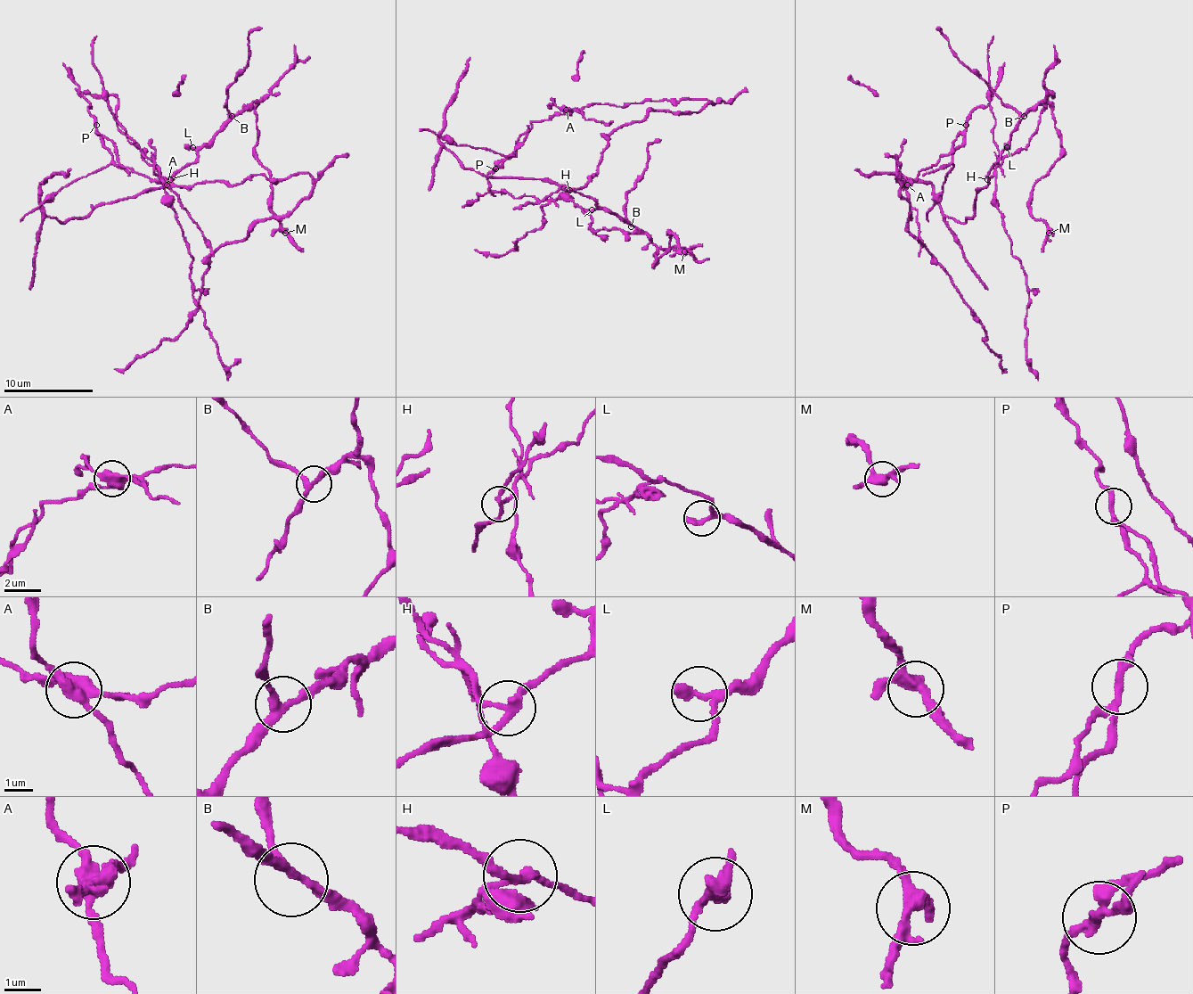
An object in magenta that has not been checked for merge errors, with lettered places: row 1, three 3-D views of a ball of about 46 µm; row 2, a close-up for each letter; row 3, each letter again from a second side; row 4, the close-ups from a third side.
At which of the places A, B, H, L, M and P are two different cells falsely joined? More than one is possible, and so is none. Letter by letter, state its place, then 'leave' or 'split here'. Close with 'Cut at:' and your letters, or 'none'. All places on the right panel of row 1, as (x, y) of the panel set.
A: (907, 184) | split here
B: (1024, 116) | leave
H: (987, 179) | split here
L: (1007, 147) | leave
M: (1049, 233) | leave
P: (966, 125) | split here
Cut at: A, H, P

